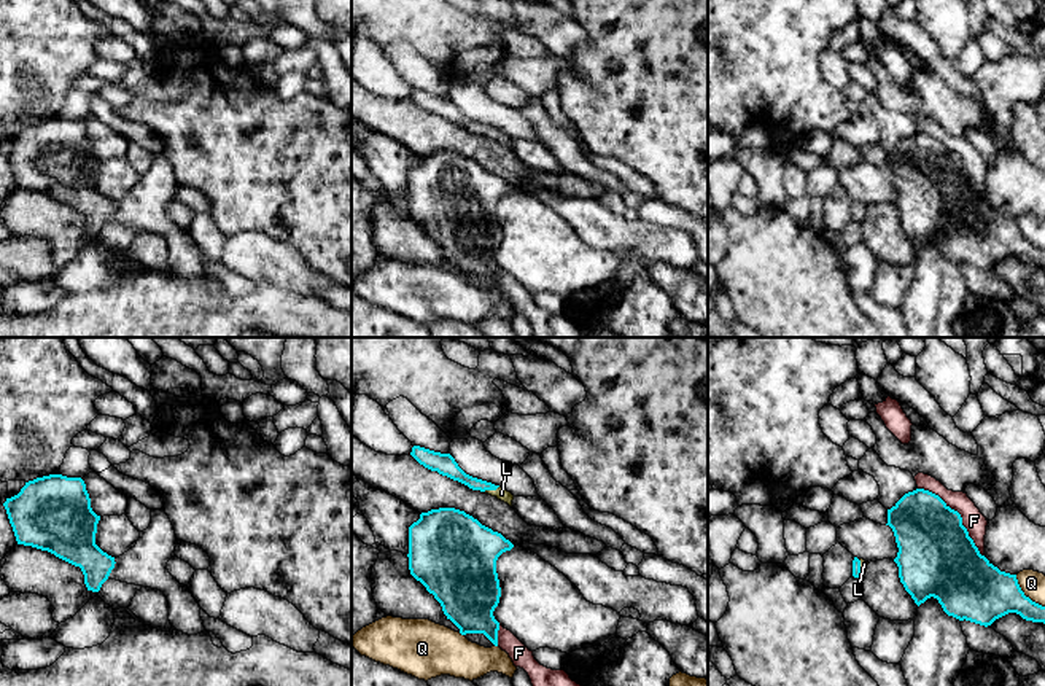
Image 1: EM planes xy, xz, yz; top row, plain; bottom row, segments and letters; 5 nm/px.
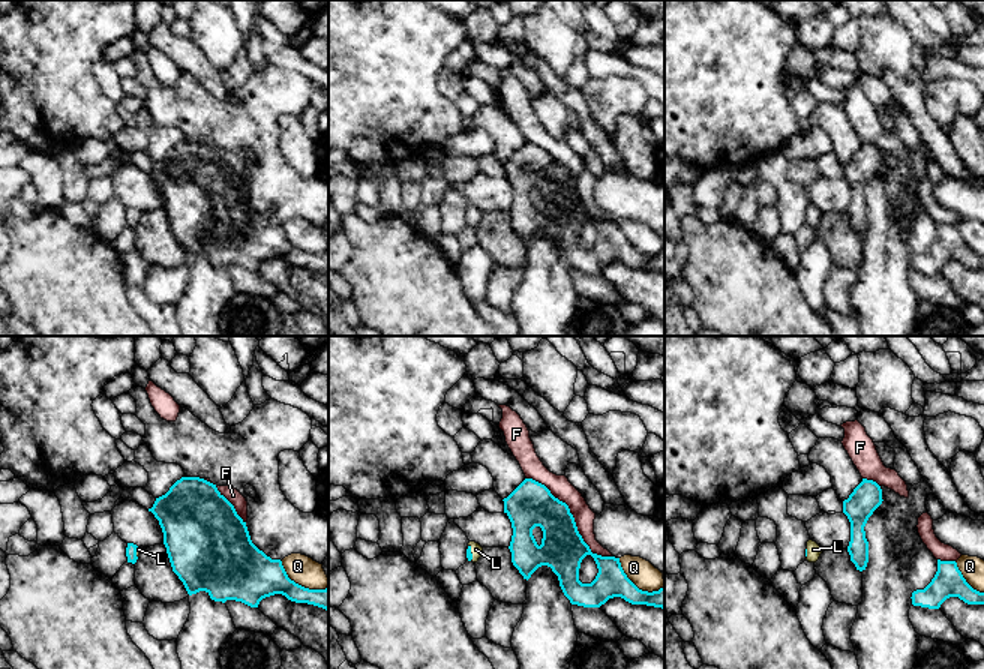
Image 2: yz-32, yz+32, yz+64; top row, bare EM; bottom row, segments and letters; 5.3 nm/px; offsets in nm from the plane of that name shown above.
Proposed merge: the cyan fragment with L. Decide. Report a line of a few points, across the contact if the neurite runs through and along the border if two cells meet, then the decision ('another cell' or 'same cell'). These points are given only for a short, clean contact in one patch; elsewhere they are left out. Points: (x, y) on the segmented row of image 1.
xz (447, 467), (471, 483), (490, 489), (501, 494) | same cell

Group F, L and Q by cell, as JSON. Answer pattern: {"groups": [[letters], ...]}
{"groups": [["F"], ["L"], ["Q"]]}

